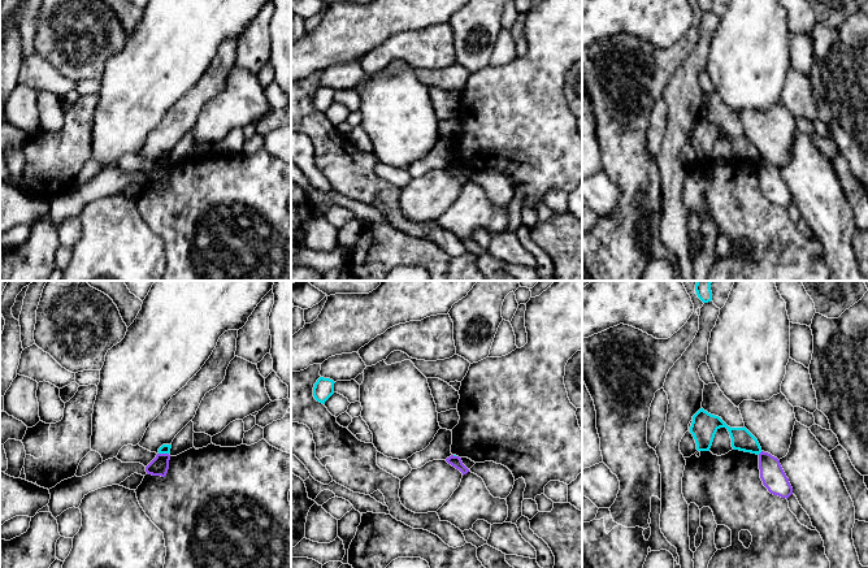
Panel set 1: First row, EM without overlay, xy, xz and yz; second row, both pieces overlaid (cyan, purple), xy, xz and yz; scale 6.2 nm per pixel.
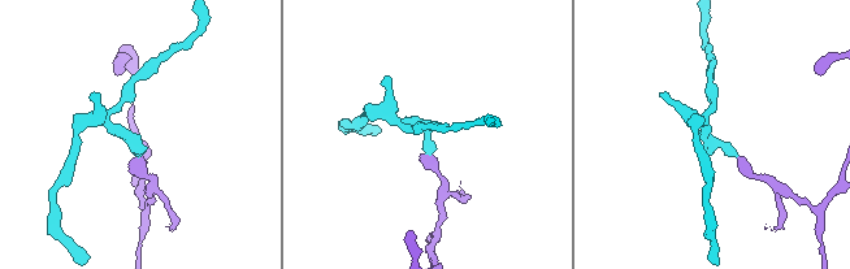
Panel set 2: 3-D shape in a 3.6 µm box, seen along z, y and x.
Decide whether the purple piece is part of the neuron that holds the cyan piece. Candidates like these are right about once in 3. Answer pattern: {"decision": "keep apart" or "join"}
{"decision": "keep apart"}

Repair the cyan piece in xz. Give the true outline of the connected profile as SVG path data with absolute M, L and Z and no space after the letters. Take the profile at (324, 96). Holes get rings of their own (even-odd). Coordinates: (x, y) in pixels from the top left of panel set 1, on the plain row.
M320 86L313 96L313 105L317 110L325 110L334 103L334 90L330 87Z

